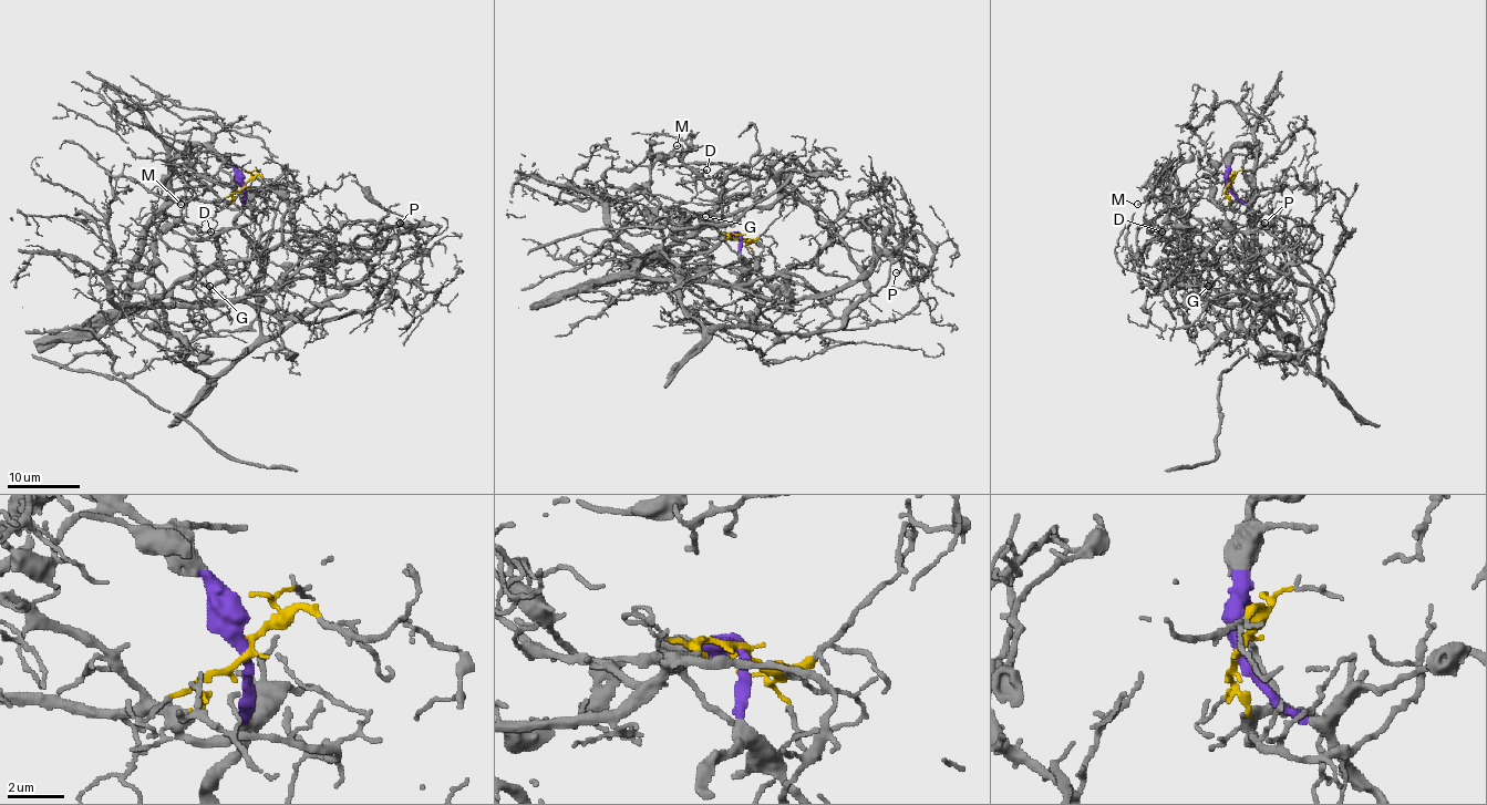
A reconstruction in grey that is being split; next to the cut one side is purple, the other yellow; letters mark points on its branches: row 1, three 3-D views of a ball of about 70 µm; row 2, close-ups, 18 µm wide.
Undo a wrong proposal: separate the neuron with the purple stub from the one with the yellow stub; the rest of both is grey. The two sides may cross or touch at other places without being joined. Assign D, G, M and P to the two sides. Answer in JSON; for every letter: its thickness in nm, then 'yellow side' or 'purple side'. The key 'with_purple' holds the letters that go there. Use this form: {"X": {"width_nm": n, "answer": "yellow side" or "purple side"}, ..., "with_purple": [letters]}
{"D": {"width_nm": 100, "answer": "yellow side"}, "G": {"width_nm": 130, "answer": "yellow side"}, "M": {"width_nm": 120, "answer": "yellow side"}, "P": {"width_nm": 120, "answer": "purple side"}, "with_purple": ["P"]}

